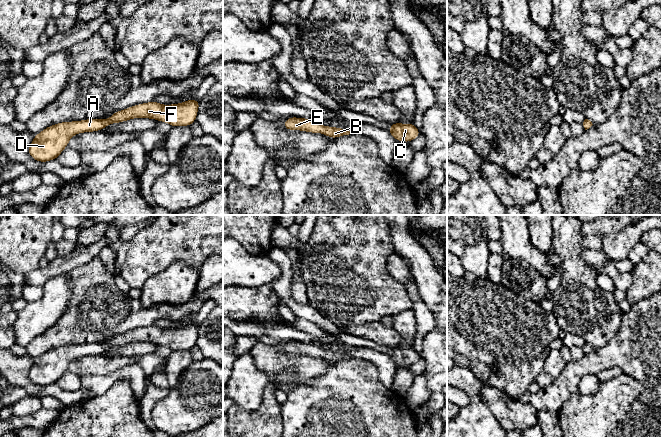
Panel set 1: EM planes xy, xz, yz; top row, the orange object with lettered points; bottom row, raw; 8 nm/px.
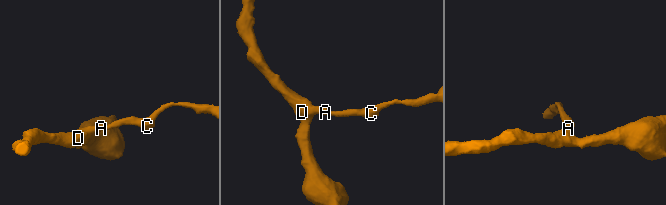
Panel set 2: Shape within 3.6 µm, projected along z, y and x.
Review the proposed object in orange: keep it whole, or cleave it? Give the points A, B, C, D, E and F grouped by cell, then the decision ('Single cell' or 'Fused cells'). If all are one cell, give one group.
Groups: A B C D E F. Single cell

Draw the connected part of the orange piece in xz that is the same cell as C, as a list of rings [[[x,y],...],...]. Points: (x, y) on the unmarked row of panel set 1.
[[[396,346],[391,348],[390,353],[387,355],[396,363],[397,366],[411,366],[421,358],[421,356],[416,352],[414,347],[401,348]]]

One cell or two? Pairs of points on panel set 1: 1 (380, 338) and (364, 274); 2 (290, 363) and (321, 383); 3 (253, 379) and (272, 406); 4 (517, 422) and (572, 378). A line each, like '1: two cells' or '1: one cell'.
1: two cells
2: two cells
3: two cells
4: two cells

